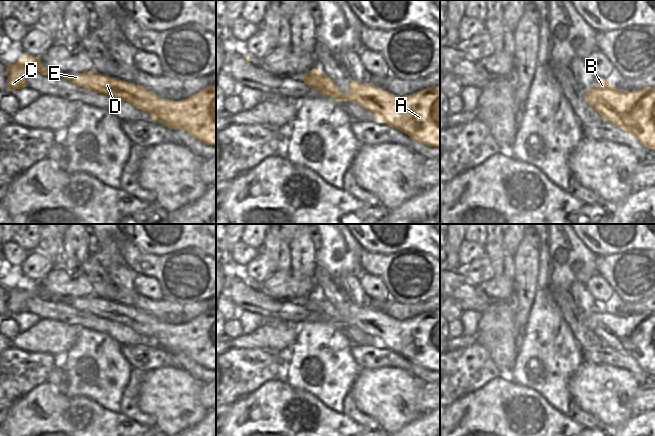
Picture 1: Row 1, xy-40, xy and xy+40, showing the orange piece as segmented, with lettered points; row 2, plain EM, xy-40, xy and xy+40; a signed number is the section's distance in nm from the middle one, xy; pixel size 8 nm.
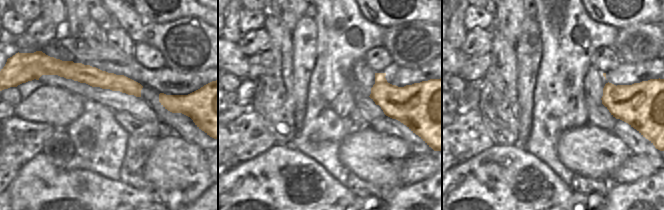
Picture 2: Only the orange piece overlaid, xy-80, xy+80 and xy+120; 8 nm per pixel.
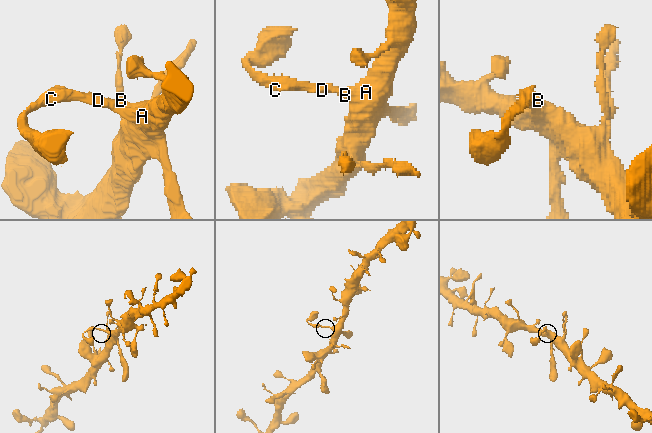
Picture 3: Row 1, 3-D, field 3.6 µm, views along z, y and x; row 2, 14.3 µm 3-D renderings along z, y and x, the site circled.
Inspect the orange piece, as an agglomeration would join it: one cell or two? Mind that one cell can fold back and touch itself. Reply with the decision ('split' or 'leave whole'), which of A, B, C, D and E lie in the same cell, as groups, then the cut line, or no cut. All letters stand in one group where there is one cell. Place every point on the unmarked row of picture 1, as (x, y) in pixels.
split; groups A / B C D E; cut xy (390, 317), (378, 320), (378, 333), (373, 337)

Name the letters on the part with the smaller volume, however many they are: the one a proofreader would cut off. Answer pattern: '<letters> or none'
B, C, D, E

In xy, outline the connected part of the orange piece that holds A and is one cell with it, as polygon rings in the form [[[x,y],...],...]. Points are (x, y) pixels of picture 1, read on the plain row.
[[[440,309],[402,321],[378,321],[379,332],[374,337],[378,344],[402,355],[411,365],[440,372]]]

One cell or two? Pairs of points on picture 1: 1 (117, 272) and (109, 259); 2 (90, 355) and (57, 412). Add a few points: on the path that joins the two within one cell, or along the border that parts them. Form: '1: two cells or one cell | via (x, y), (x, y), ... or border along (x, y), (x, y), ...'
1: two cells | border along (122, 262), (110, 266), (106, 270)
2: two cells | border along (64, 393), (68, 396), (85, 396), (90, 399)

